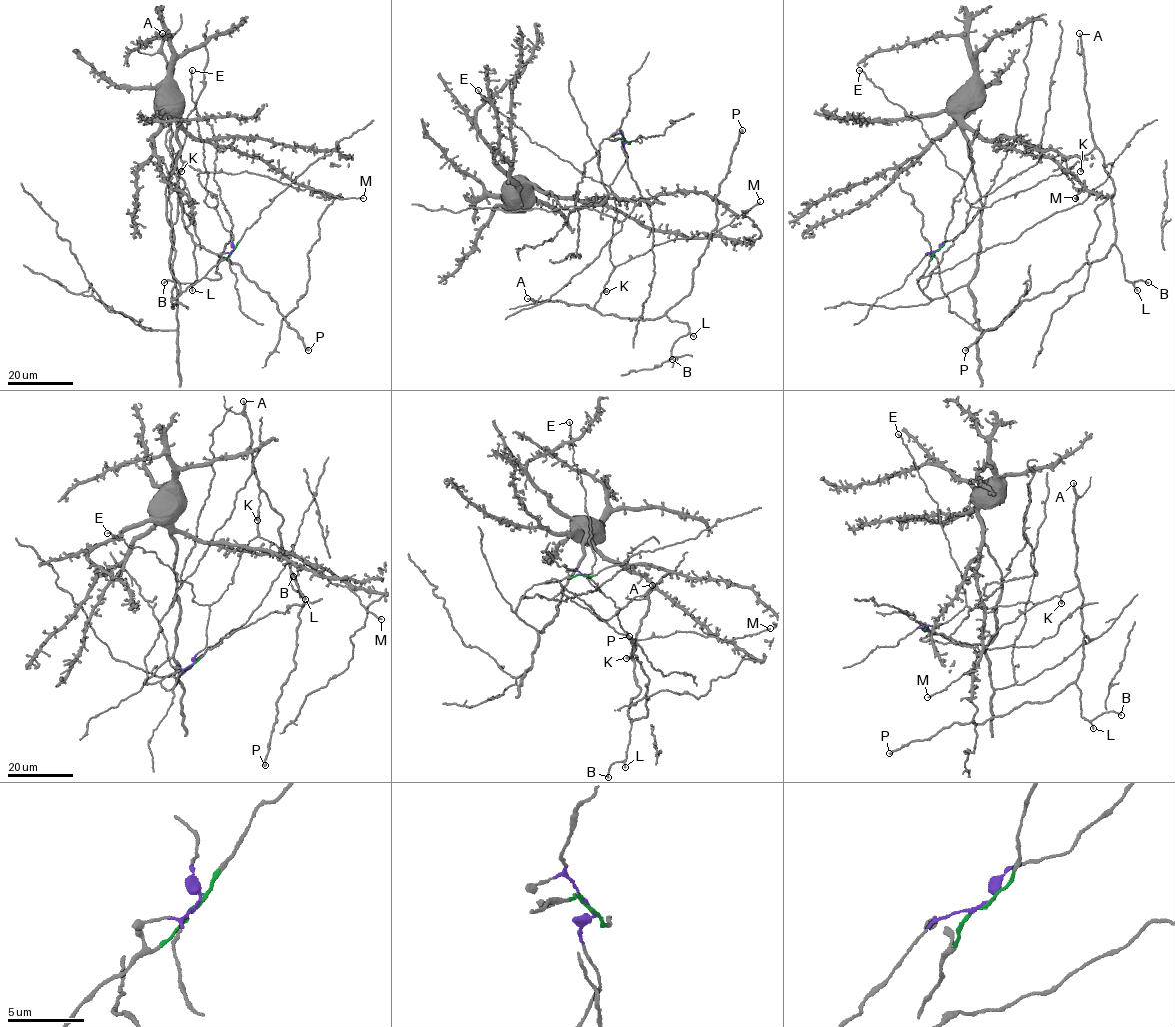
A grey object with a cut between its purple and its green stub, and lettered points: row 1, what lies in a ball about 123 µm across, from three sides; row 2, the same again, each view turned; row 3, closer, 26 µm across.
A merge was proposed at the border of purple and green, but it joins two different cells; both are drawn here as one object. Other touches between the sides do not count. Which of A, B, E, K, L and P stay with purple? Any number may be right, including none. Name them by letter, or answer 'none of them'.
A, B, E, K, L, P

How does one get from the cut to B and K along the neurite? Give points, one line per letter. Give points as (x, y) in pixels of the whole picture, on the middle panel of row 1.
B: (625, 139), (627, 156), (610, 186), (617, 213), (609, 248), (614, 267), (596, 310), (687, 323), (673, 359)
K: (625, 139), (623, 146), (627, 156), (610, 186), (617, 214), (609, 248), (614, 268), (604, 285), (606, 291)

